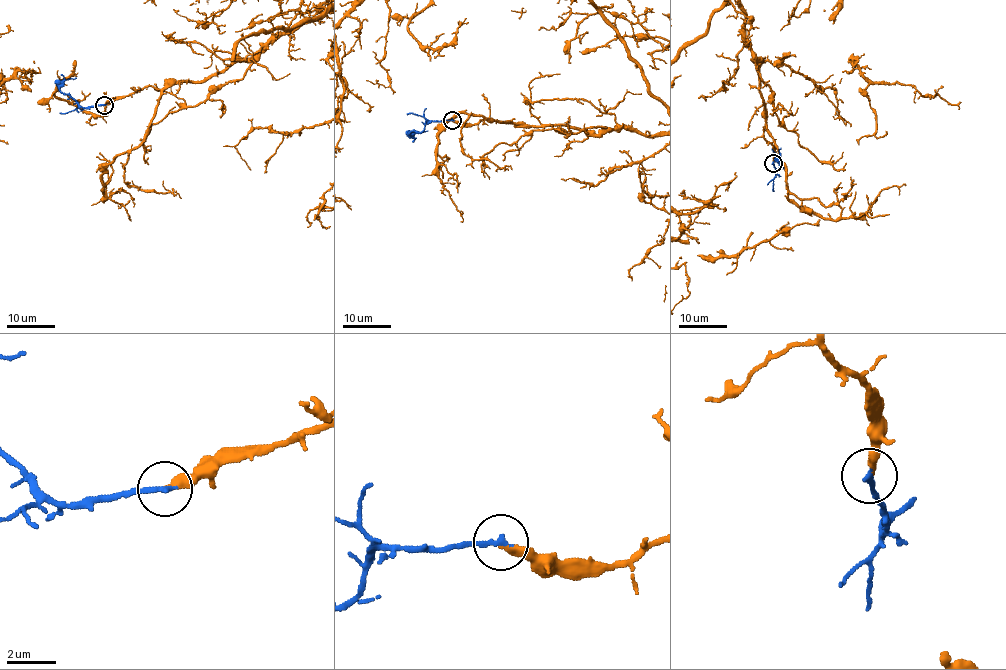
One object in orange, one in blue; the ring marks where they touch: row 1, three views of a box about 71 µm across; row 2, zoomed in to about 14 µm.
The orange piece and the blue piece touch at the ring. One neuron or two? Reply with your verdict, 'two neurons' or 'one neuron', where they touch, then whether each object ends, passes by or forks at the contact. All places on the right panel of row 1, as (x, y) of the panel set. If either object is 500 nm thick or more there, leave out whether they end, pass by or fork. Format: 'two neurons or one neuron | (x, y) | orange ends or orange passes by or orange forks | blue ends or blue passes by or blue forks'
one neuron | (773, 163) | orange ends | blue ends

